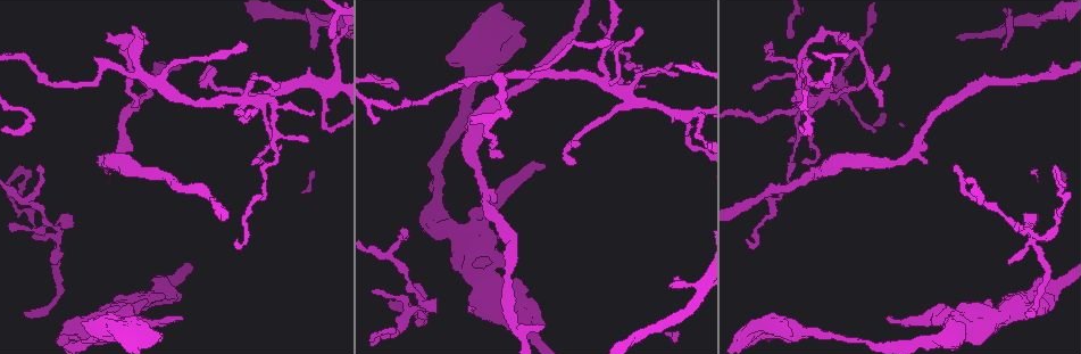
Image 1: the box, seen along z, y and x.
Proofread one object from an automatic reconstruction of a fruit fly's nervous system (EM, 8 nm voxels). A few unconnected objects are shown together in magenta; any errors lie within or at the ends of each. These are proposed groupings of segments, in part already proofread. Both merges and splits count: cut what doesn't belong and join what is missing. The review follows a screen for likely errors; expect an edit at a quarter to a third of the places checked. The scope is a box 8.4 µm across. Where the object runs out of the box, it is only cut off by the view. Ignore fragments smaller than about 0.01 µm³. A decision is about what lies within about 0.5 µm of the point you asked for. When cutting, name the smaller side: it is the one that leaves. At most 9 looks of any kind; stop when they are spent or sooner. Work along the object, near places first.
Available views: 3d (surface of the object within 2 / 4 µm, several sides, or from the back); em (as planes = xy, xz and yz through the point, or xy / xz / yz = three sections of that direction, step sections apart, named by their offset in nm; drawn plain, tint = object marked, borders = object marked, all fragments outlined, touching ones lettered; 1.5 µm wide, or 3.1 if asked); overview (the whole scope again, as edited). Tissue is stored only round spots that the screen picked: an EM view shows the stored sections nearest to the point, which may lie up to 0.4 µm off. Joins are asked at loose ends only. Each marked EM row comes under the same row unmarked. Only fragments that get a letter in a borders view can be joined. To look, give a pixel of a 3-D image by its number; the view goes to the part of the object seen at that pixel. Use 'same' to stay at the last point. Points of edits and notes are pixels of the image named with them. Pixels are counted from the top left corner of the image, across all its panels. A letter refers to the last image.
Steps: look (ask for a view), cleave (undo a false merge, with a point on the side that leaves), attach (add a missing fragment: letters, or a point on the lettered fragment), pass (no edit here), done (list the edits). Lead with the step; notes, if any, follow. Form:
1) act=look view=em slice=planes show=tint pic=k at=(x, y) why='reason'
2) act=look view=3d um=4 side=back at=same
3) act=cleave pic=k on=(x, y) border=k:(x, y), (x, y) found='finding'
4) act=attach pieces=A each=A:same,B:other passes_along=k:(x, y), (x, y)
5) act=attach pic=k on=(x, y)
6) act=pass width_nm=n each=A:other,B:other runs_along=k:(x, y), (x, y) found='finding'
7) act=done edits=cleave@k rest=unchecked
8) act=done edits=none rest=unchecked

act=look view=3d um=4 pic=1 at=(928, 164) why='free end'

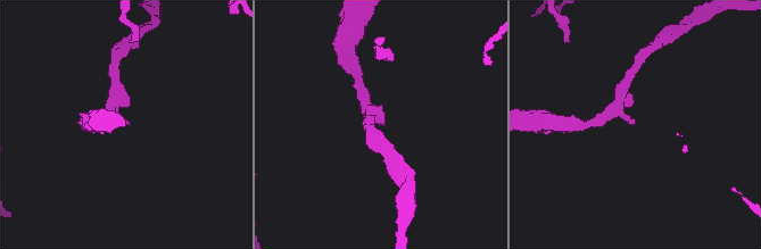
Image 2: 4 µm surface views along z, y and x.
act=look view=em slice=planes show=borders pic=2 at=(635, 123) arm_widths_nm=180,220 why='shape alone is not enough'

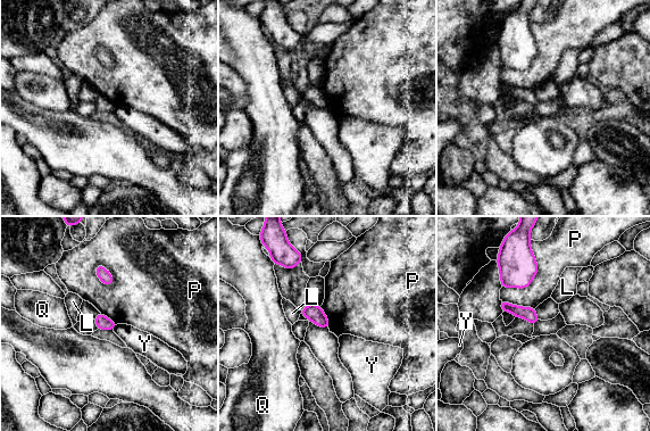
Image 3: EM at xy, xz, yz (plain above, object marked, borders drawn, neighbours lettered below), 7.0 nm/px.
act=pass each=L:other,P:other,Q:other,Y:other found='none of them fits'

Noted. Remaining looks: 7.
act=look view=3d um=4 pic=1 at=(181, 66) why='branch stops here'

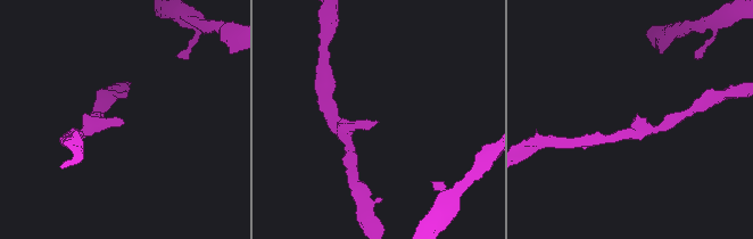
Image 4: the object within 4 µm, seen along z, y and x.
act=look view=em slice=planes show=tint pic=4 at=(376, 121) why='need the tissue'

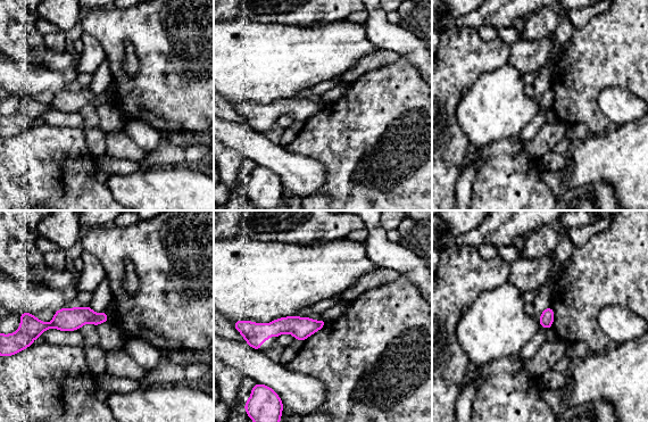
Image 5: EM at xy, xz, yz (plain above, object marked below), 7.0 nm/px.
act=look view=em slice=planes show=borders at=same

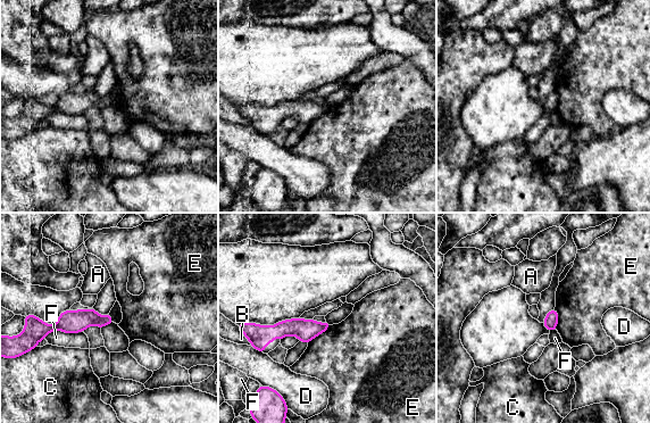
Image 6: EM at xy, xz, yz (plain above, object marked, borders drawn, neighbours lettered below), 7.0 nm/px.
act=pass width_nm=100 each=A:other,B:other,C:other,D:other,E:other,F:other border=6:(331, 325), (307, 342) found='no lettered fragment goes on from it'

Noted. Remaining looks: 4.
act=look view=3d um=2 pic=1 at=(871, 66) why='thin end'

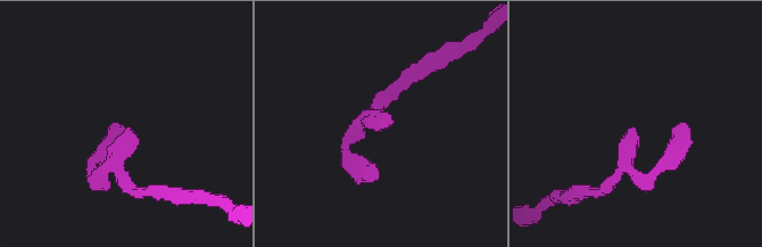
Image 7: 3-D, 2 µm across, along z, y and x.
act=look view=em slice=planes show=tint pic=7 at=(636, 130) why='need the tissue'

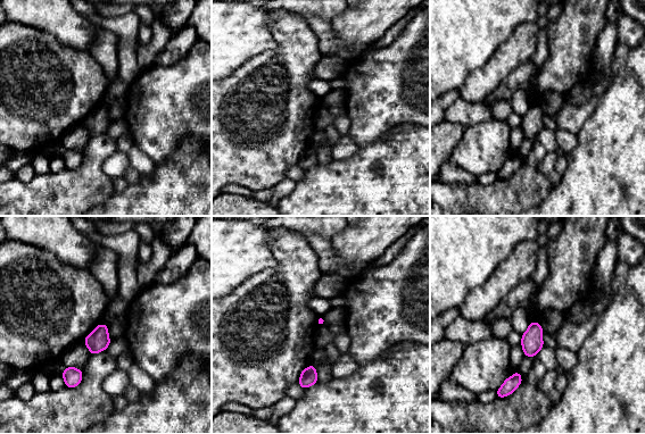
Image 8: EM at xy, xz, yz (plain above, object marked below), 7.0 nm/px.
act=look view=em slice=planes show=borders at=same

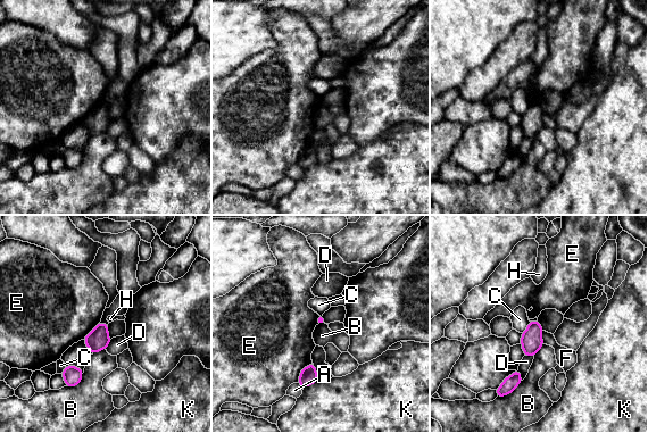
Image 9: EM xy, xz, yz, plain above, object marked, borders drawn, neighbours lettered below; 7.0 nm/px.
act=pass longest_contact=E:180nm each=A:other,B:other,C:other,D:other,E:other,F:other,H:other,K:other found='none of them fits'

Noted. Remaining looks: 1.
act=look view=em slice=planes show=borders pic=1 at=(543, 166) why='free end'

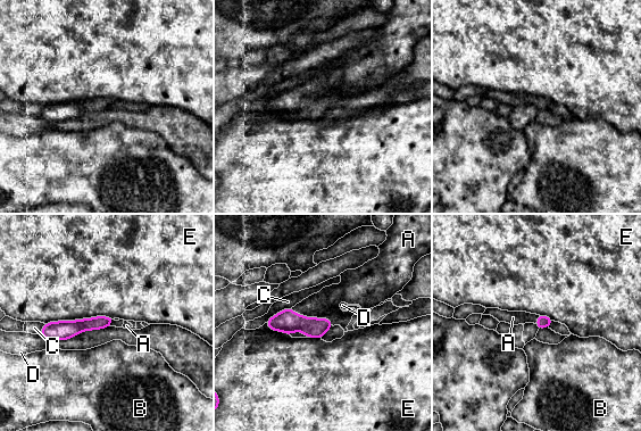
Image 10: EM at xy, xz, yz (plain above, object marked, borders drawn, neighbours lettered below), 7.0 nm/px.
act=attach pieces=A longest_contact=E:500nm each=A:same,B:other,C:other,D:other,E:other passes_along=10:(286, 321), (311, 317), (325, 304) found='the neuron continues'

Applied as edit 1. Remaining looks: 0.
act=done edits=attach@10 rest=unchecked

